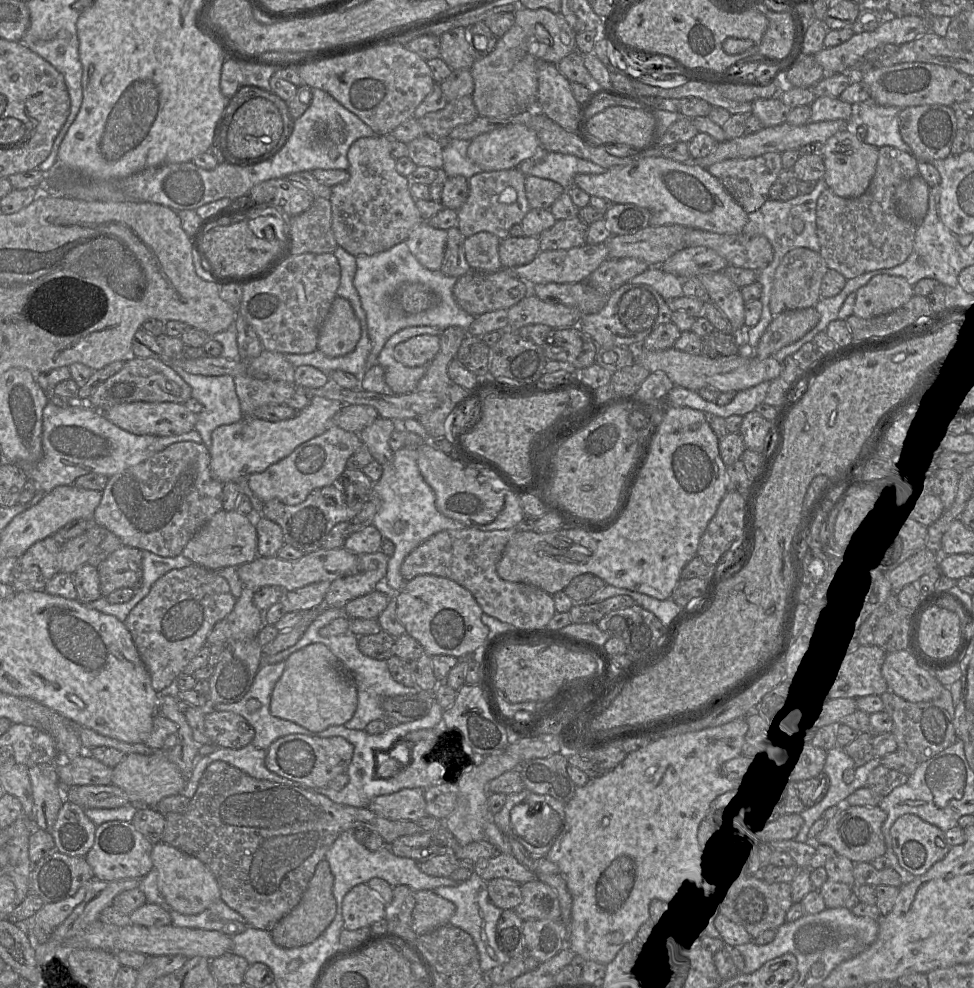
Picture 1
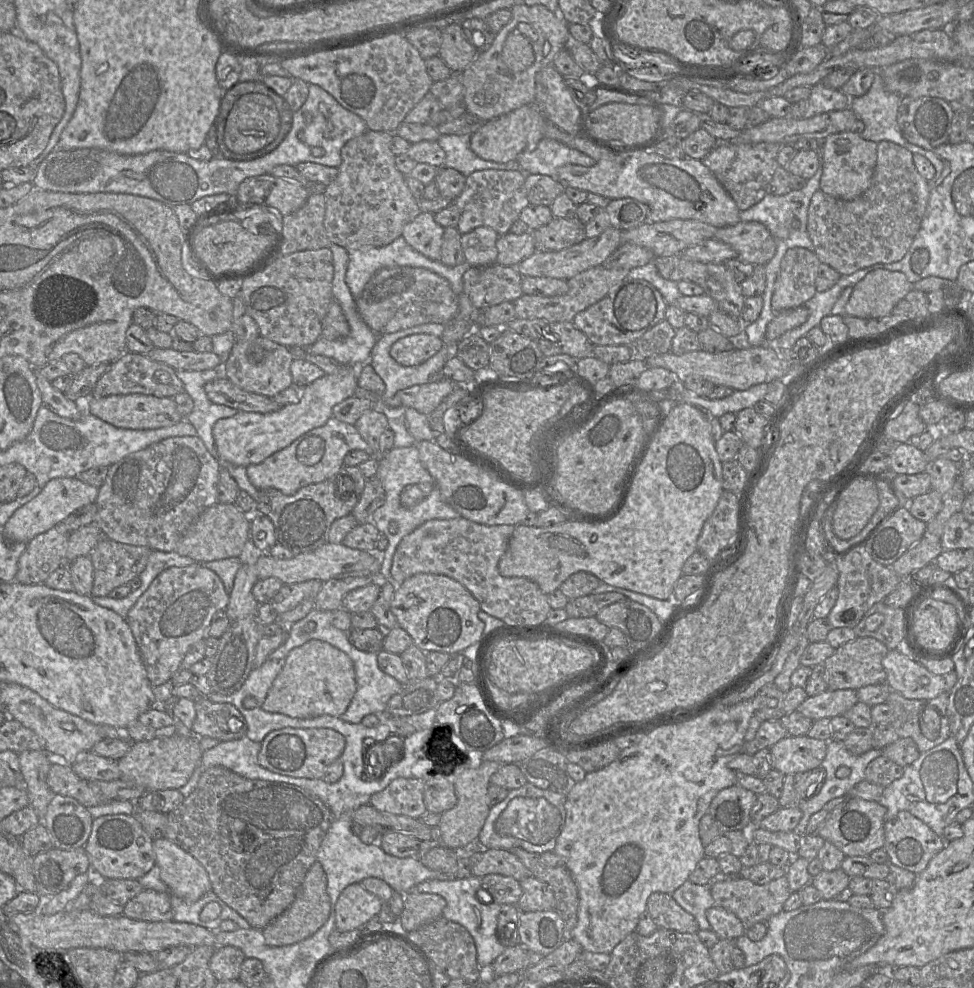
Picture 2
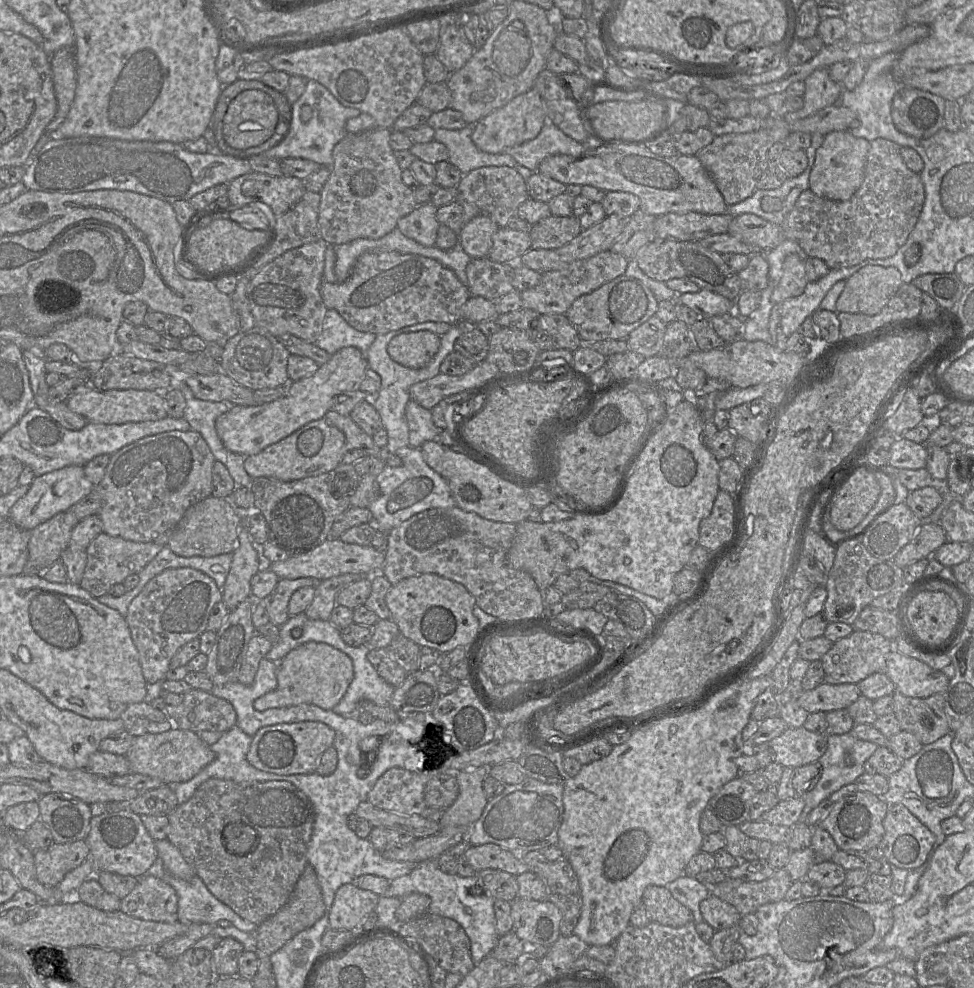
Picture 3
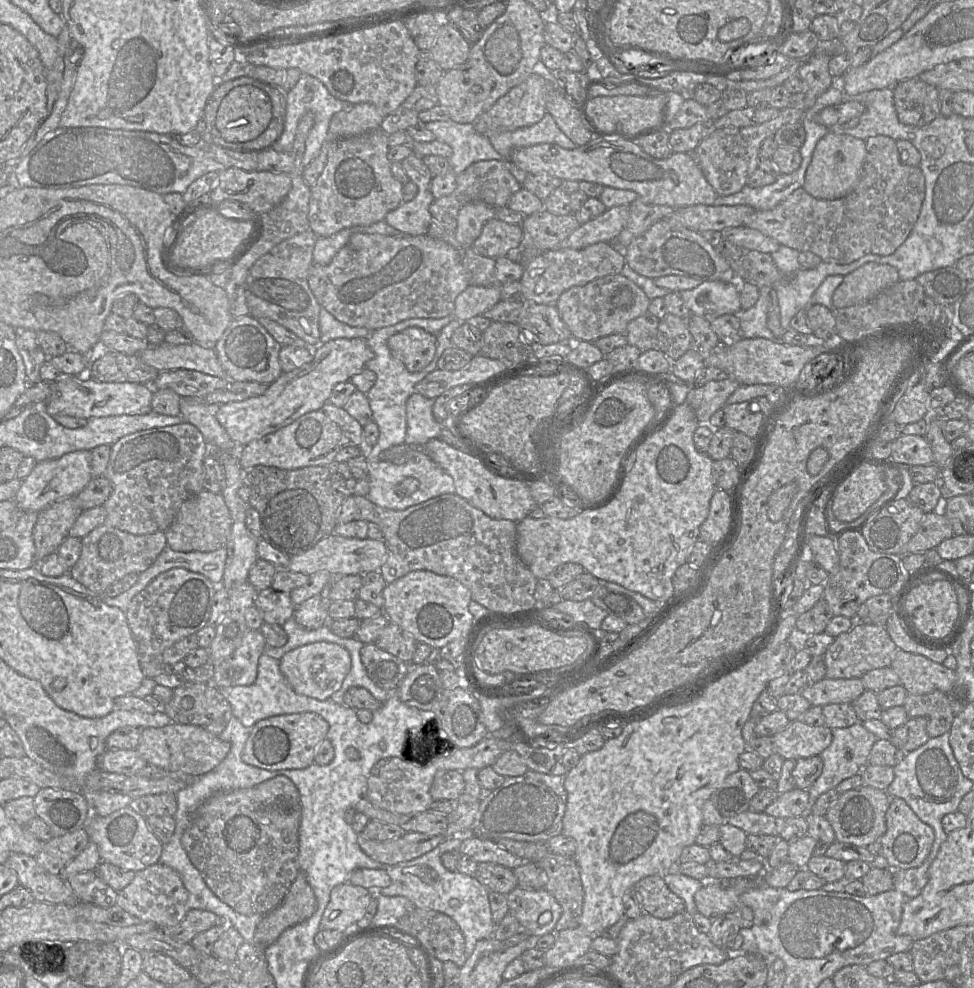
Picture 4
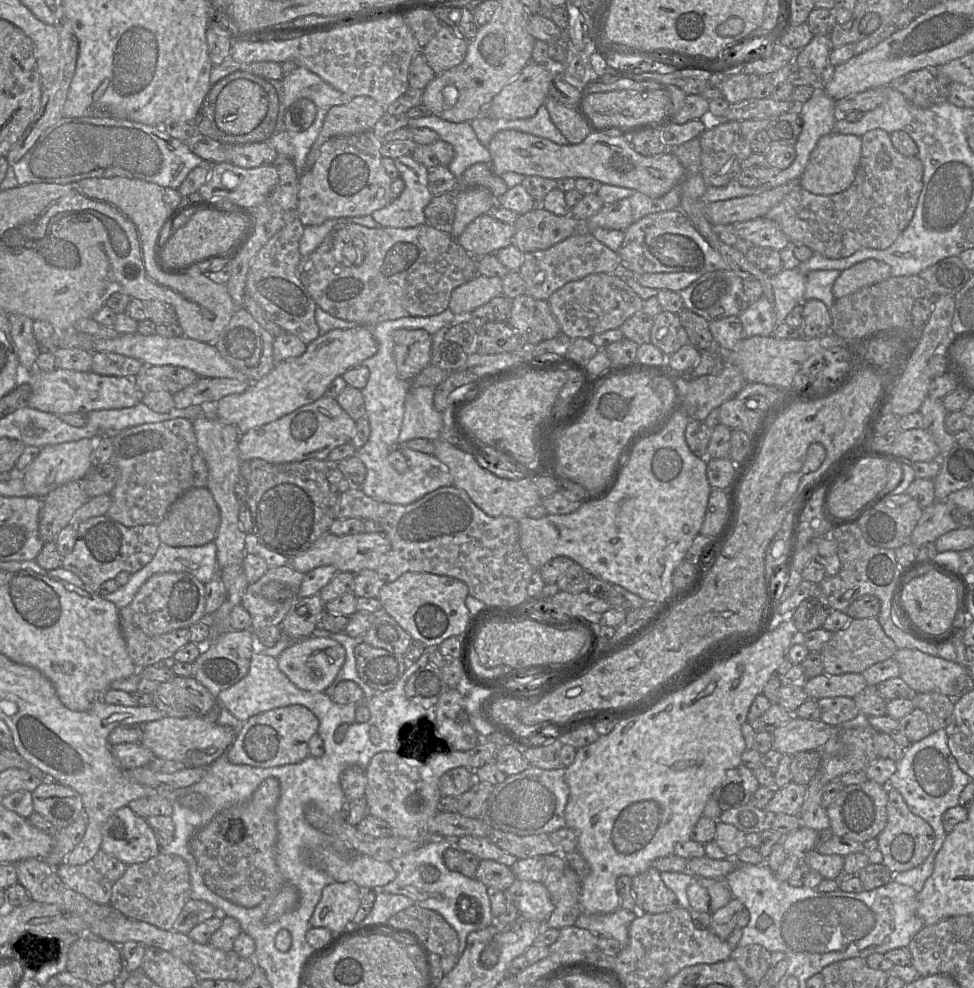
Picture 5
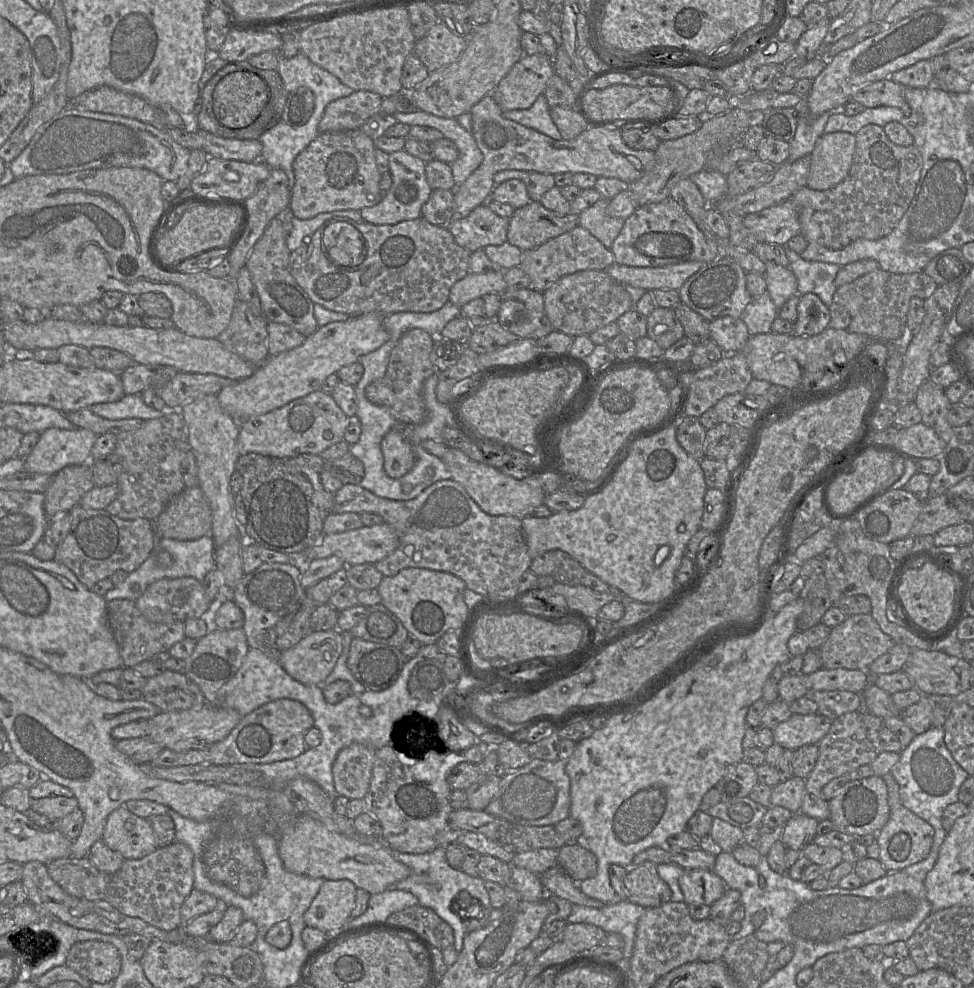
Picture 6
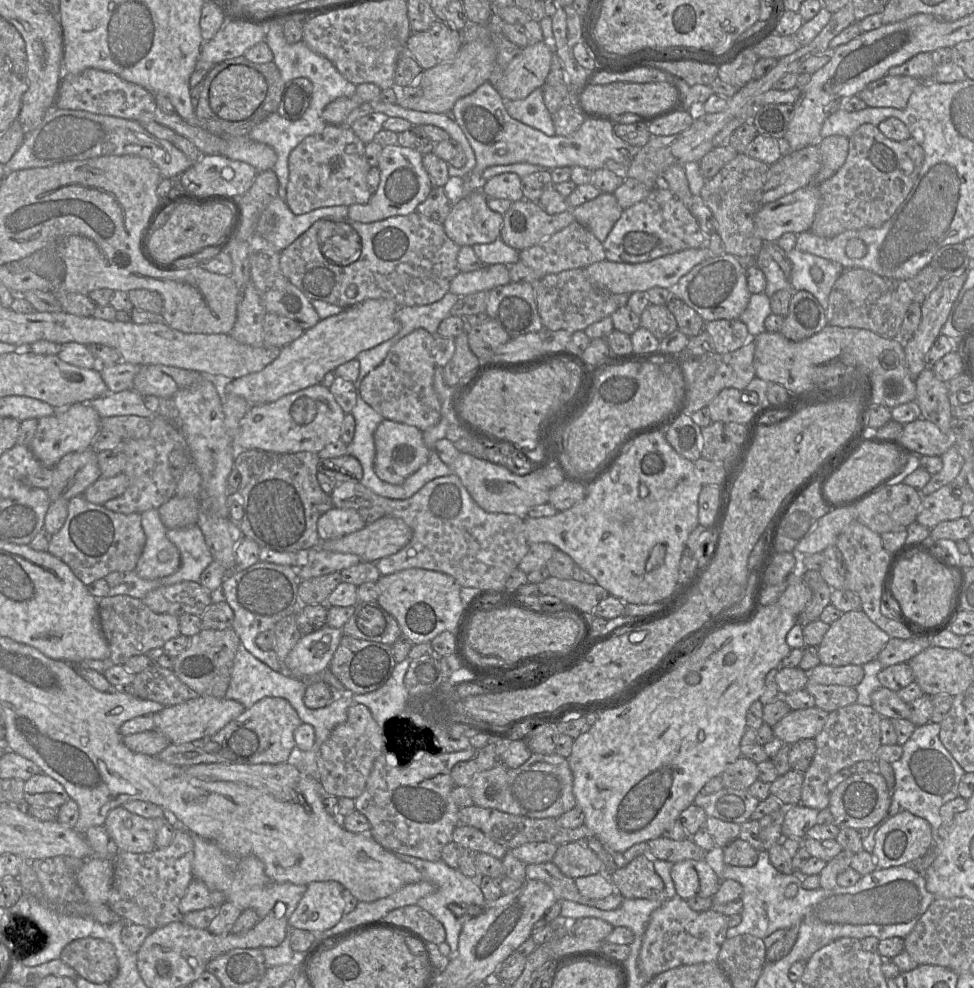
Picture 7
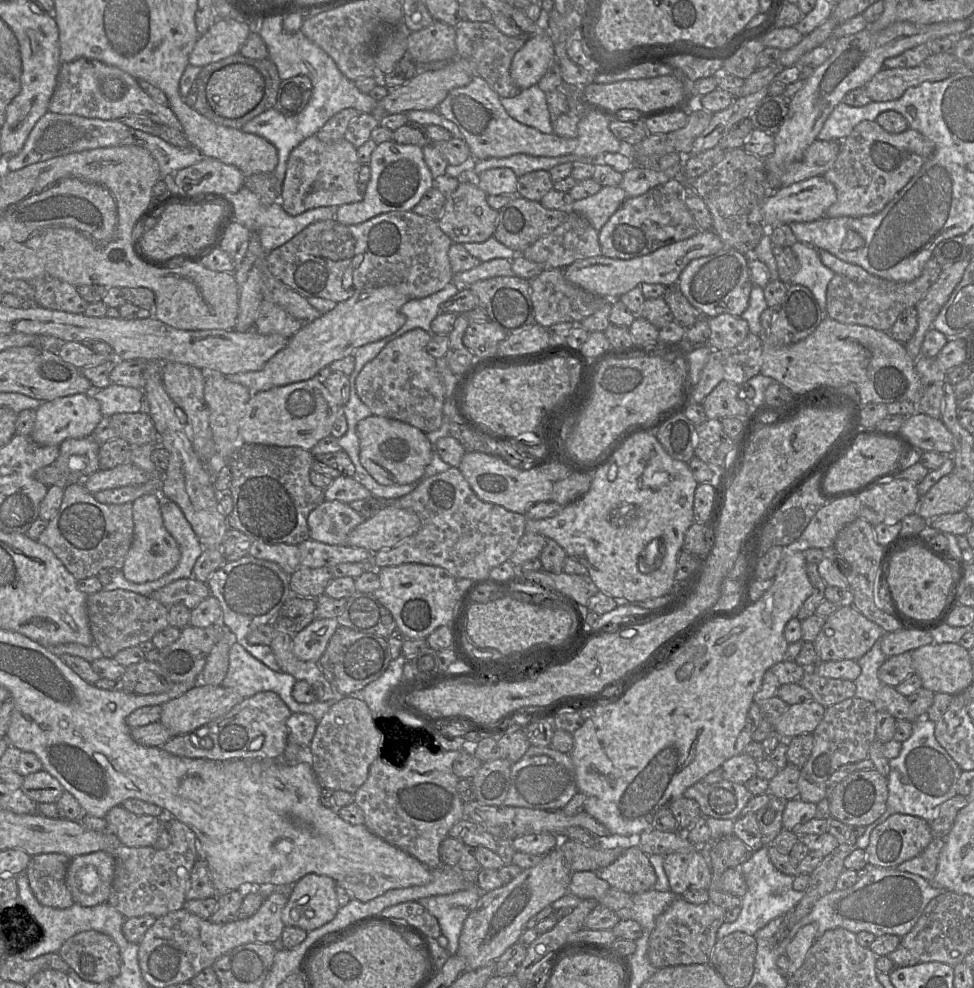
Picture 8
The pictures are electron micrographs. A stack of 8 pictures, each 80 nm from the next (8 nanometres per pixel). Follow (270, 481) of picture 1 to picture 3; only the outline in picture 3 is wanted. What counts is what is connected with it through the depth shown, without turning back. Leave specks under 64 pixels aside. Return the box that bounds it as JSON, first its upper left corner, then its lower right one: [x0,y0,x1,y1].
[244,409,402,482]

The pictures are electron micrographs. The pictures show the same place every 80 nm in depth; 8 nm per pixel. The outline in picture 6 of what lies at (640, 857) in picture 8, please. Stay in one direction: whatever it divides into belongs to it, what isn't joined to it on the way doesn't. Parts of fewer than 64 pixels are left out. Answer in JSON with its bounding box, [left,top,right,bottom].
[624,861,672,909]

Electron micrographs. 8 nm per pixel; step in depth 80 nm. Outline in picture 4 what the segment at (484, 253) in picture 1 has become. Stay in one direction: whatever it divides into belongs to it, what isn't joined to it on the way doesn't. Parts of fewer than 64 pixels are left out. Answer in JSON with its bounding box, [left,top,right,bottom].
[453,201,496,249]

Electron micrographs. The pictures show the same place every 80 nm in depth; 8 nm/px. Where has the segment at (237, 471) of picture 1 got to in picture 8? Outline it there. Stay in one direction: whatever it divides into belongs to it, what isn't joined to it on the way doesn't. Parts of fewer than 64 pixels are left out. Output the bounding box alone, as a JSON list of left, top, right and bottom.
[226,285,410,396]

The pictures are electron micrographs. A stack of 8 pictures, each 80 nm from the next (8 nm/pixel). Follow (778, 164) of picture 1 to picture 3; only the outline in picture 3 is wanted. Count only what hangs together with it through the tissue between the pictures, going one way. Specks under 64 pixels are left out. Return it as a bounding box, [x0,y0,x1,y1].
[697,128,788,205]

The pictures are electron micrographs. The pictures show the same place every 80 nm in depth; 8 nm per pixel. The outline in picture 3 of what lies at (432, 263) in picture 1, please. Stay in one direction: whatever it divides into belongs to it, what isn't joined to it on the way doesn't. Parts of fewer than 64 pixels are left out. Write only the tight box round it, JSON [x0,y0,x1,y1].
[397,201,440,247]

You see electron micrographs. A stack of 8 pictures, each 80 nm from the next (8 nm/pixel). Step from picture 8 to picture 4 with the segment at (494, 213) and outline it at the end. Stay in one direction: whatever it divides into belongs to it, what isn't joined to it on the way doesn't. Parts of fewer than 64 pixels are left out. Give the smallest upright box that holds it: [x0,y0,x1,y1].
[471,217,521,259]

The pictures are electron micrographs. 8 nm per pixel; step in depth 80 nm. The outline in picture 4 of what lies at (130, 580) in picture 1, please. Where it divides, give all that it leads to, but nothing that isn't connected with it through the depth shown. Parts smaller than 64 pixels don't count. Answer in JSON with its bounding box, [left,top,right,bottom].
[67,524,168,595]

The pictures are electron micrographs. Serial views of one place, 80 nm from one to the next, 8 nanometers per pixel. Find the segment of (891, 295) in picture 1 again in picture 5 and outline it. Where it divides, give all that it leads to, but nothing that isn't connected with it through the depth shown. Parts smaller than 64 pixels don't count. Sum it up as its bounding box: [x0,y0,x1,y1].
[832,259,891,299]

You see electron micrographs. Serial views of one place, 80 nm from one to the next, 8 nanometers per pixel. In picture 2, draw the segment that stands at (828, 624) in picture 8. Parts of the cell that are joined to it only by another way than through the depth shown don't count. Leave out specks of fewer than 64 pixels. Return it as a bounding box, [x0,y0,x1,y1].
[824,637,889,689]

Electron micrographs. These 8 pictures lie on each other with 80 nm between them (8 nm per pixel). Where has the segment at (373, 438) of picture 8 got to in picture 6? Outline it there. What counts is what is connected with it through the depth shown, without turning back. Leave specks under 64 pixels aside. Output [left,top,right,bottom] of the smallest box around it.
[381,425,416,479]

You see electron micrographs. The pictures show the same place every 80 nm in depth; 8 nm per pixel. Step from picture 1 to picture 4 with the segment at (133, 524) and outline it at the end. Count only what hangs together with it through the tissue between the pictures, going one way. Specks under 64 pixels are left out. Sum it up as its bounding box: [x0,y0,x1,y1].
[103,421,208,535]

